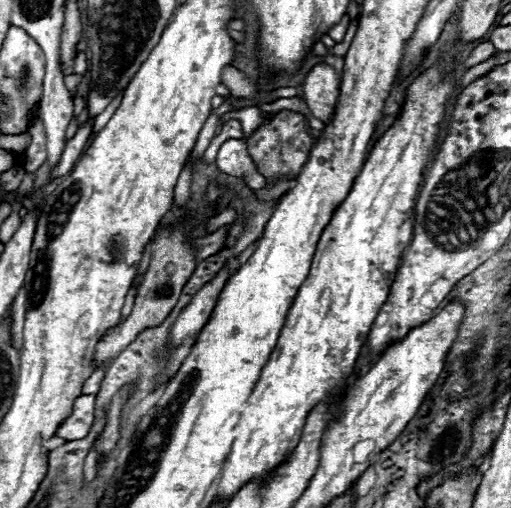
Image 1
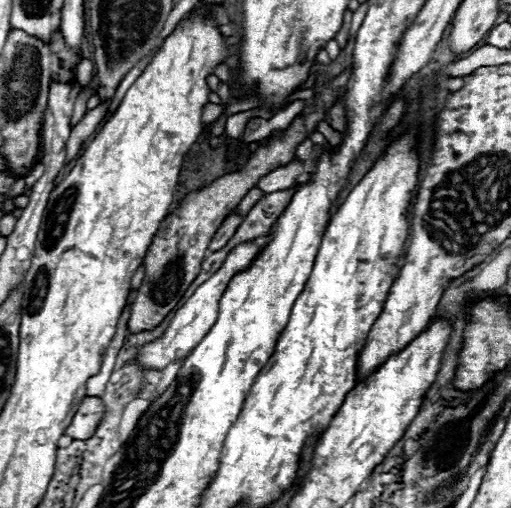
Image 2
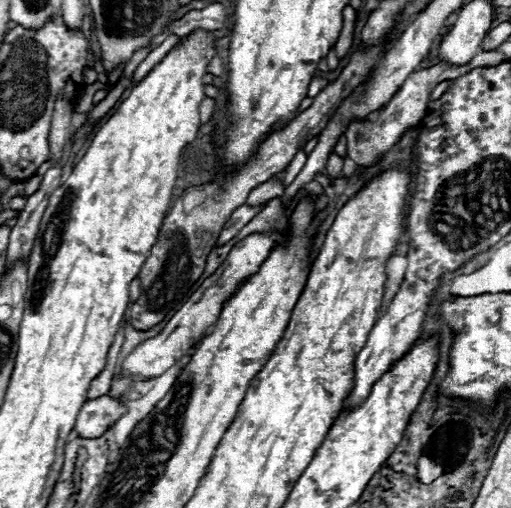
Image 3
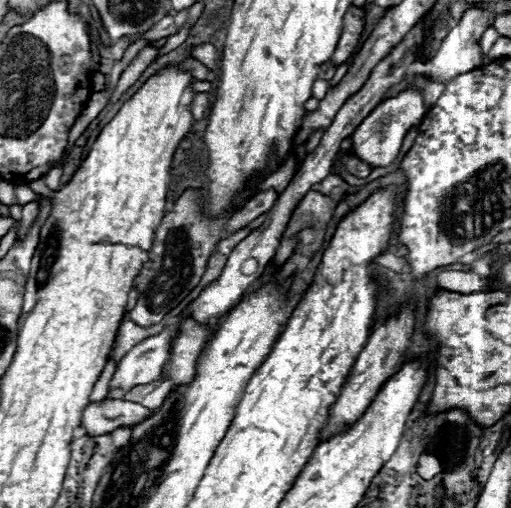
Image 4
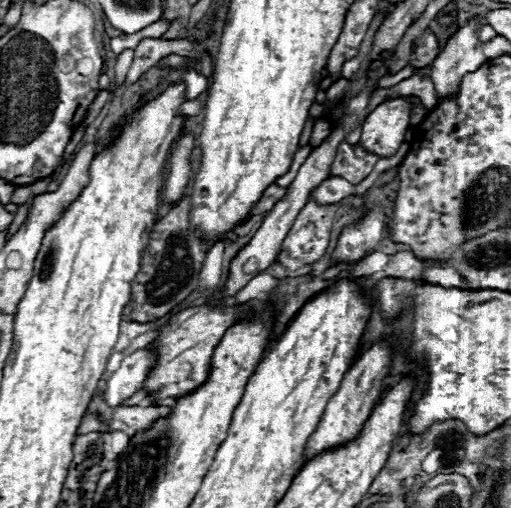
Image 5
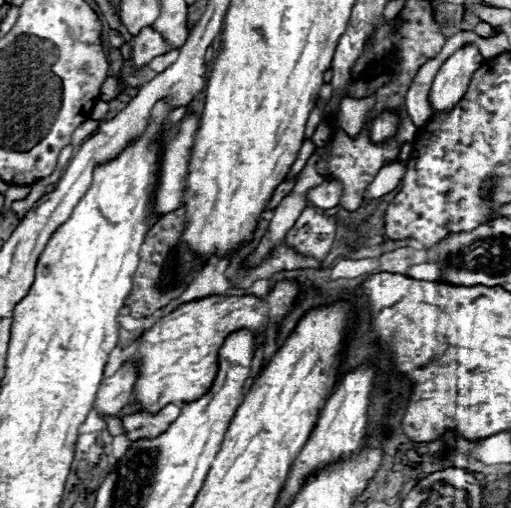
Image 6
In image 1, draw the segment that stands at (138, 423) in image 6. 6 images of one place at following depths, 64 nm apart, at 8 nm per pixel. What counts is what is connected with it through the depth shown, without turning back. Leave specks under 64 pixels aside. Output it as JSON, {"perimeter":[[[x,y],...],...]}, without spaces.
{"perimeter":[[[96,396],[76,398],[70,418],[58,428],[56,436],[66,438],[66,440],[80,440],[88,436],[88,430],[94,422],[94,410],[96,410]]]}

